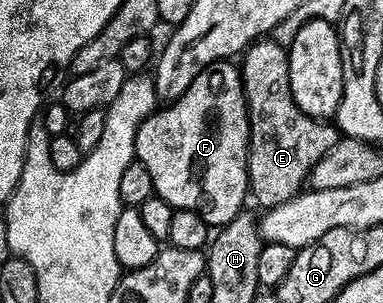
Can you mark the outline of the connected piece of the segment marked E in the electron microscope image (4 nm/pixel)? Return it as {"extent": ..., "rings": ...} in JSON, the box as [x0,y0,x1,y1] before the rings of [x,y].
{"extent":[240,39,340,210],"rings":[[[259,39],[241,54],[240,72],[242,74],[242,95],[246,98],[248,114],[248,132],[250,135],[250,152],[246,154],[246,179],[248,193],[262,204],[263,210],[274,209],[280,203],[291,201],[303,192],[312,167],[325,155],[337,141],[340,134],[329,120],[309,117],[300,107],[296,107],[288,63],[290,54],[287,46],[277,45],[272,39]]]}

